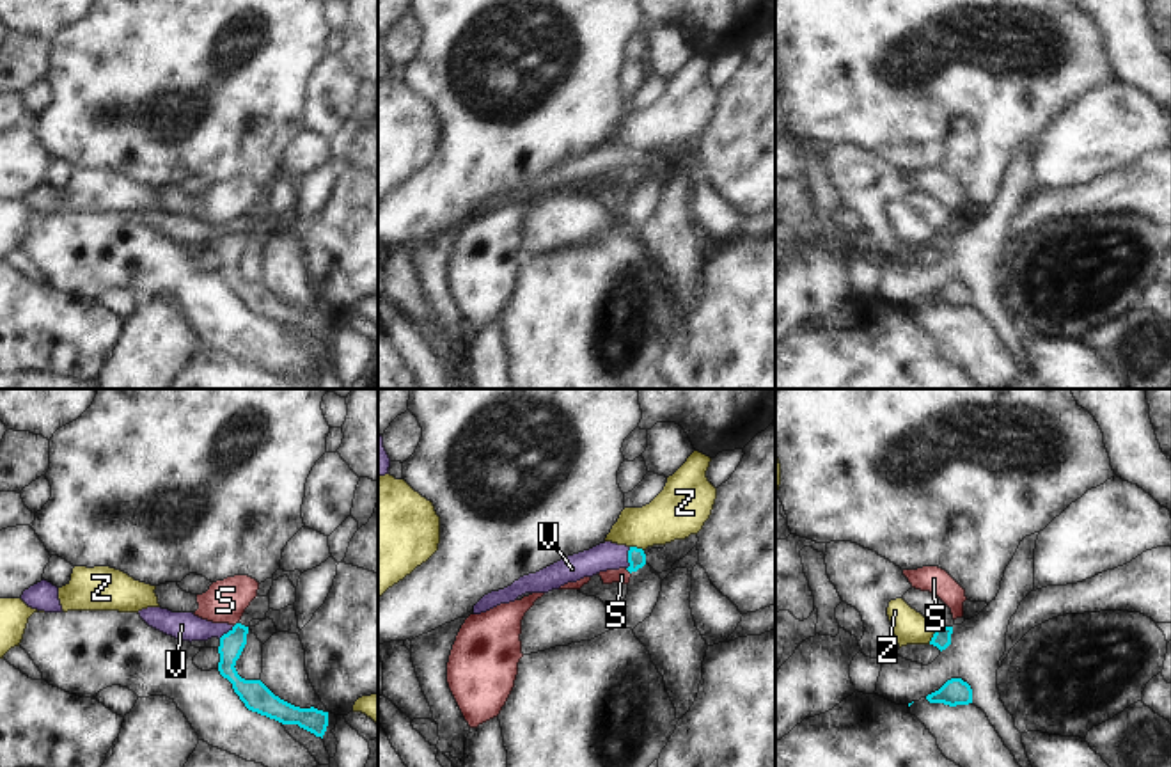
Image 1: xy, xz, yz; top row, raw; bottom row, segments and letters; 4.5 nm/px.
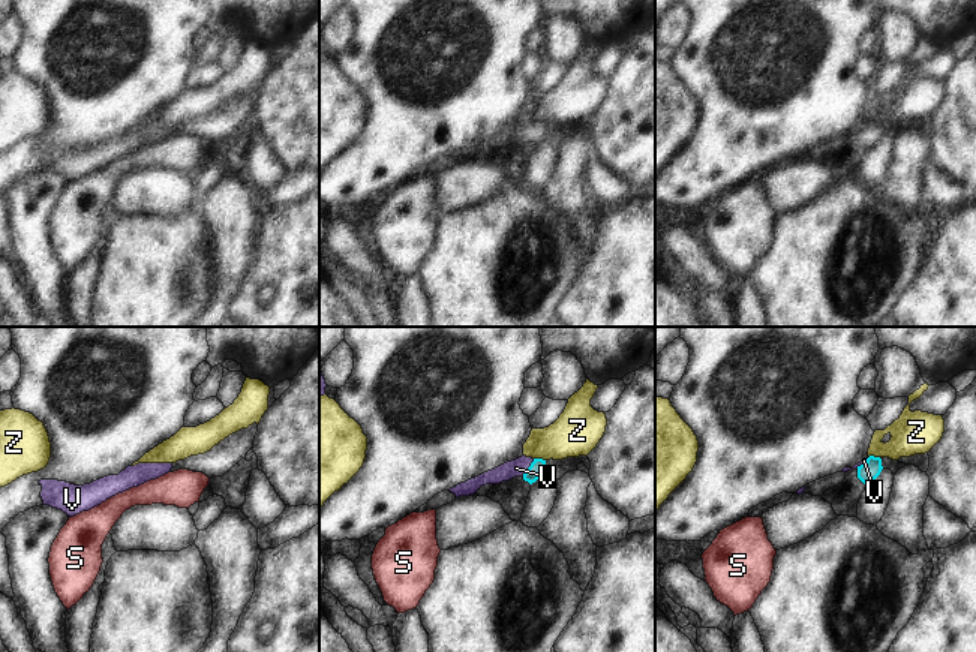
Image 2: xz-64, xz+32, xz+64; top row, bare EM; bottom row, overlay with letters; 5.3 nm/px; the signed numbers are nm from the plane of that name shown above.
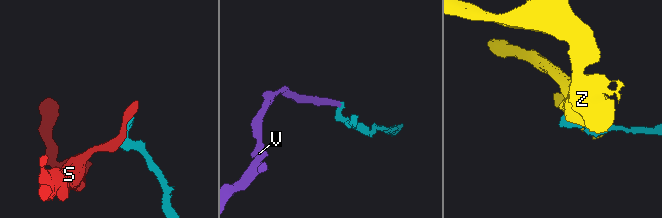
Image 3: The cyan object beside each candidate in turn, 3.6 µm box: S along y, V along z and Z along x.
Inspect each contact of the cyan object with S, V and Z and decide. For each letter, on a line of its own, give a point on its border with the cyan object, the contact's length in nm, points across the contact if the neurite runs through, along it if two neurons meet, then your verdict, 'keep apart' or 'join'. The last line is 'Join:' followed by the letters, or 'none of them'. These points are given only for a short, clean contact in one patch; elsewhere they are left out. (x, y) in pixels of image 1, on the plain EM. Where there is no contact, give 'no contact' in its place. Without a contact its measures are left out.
S: xz (628, 173) | 40 nm | along xz (625, 171), (630, 176) | keep apart
V: xz (628, 160) | 110 nm | across xz (636, 158), (628, 160), (605, 158) | join
Z: yz (934, 238) | 80 nm | along yz (937, 231), (928, 245) | keep apart
Join: V

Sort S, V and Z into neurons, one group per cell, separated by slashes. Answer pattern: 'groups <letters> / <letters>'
groups S / V / Z

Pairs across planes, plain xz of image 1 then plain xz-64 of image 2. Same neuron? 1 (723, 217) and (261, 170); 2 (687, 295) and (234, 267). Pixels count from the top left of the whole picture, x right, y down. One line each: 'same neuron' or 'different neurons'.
1: same neuron
2: same neuron

